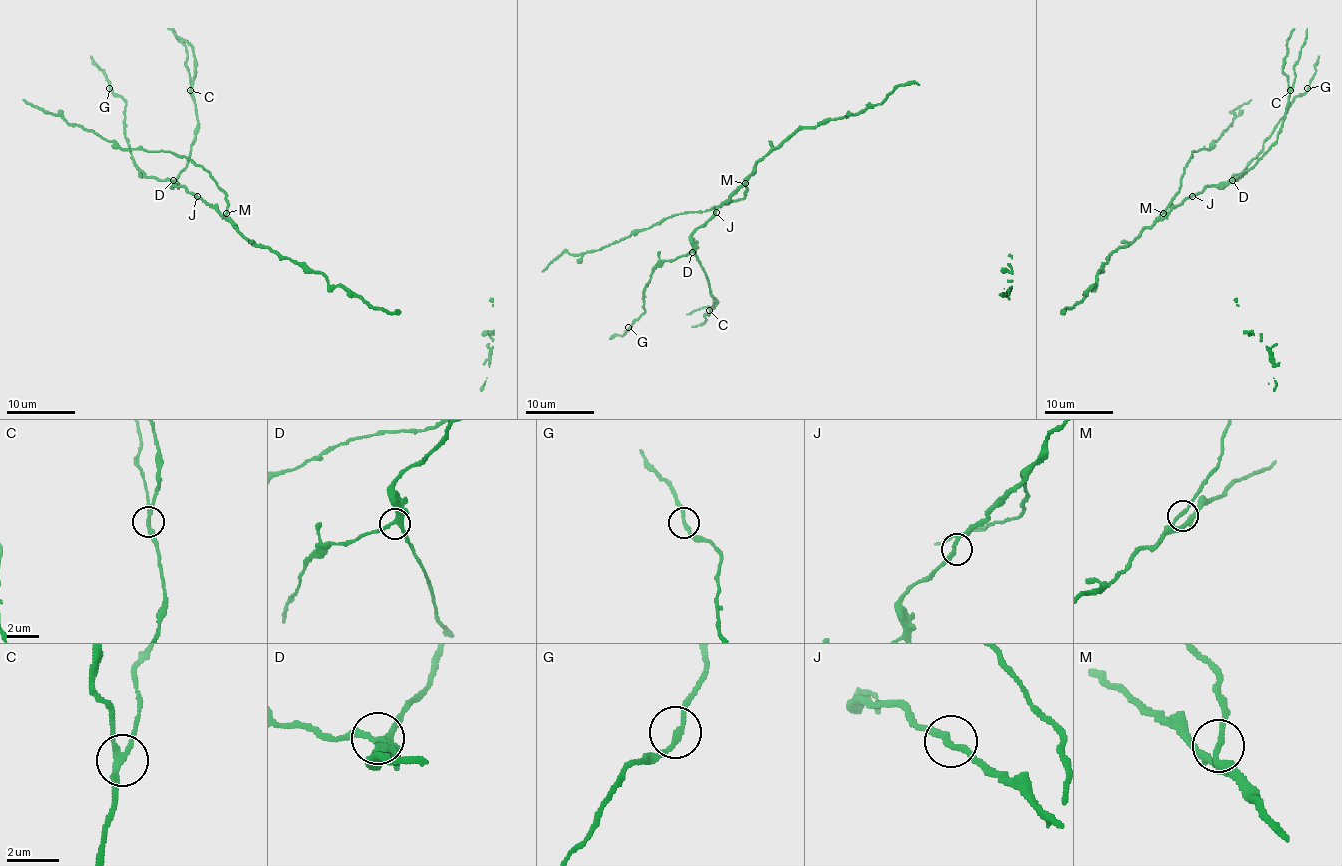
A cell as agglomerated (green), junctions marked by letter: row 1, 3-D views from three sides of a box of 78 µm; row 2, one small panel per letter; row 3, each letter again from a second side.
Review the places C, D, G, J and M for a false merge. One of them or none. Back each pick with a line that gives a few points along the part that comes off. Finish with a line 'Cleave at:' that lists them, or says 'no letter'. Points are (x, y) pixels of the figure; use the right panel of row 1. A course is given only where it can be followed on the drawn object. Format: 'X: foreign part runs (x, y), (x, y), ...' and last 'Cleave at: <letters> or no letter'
C: foreign part runs (1290, 90), (1295, 78), (1293, 66), (1307, 28)
Cleave at: C

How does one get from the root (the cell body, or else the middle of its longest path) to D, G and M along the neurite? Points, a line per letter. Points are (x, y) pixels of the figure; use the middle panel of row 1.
D: (803, 129), (798, 129), (772, 147), (755, 165), (747, 180), (692, 235), (692, 252)
G: (803, 129), (755, 165), (692, 235), (690, 252), (654, 269), (644, 290), (644, 312), (628, 327)
M: (803, 129), (798, 129), (772, 147), (755, 165), (755, 171), (745, 183)

